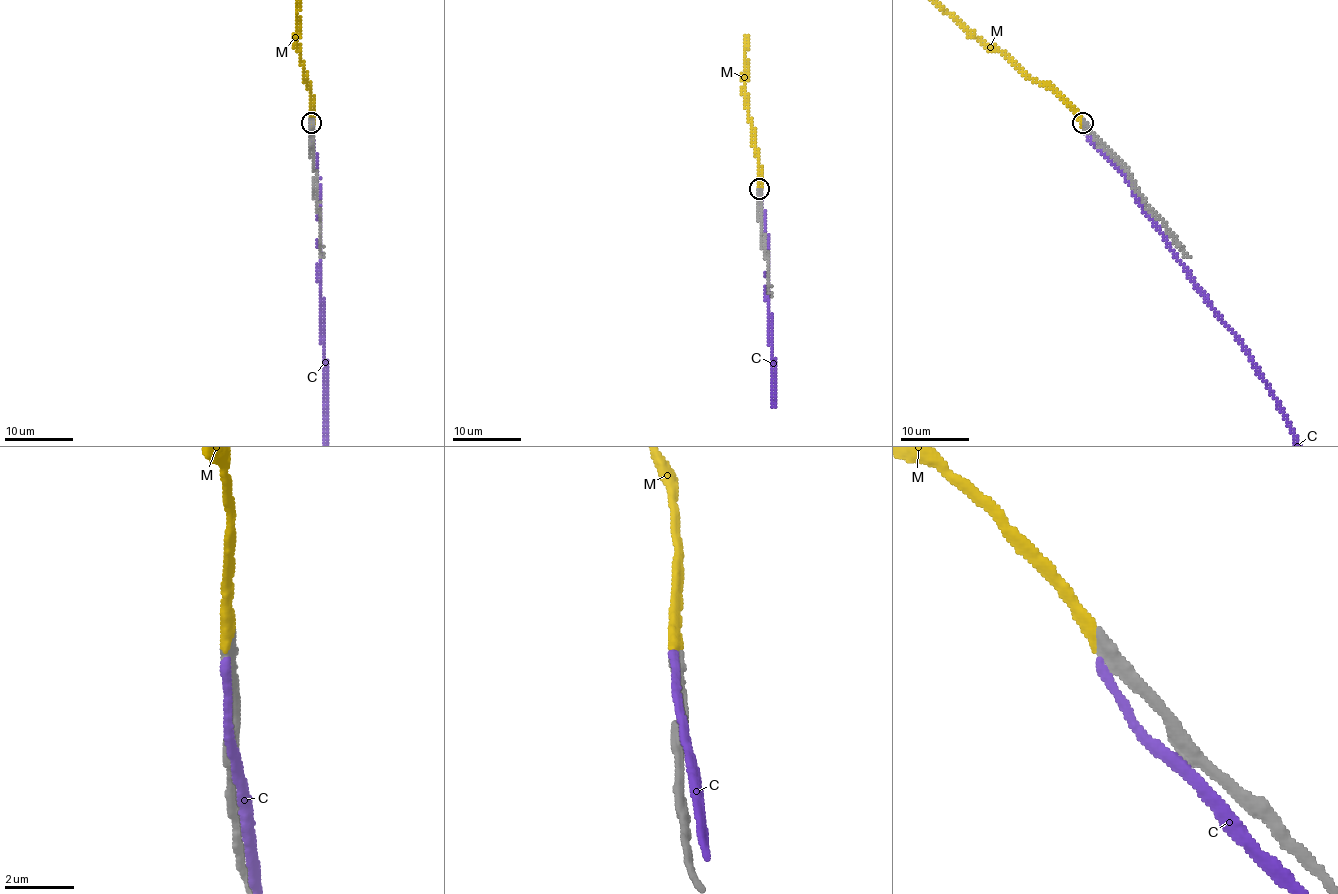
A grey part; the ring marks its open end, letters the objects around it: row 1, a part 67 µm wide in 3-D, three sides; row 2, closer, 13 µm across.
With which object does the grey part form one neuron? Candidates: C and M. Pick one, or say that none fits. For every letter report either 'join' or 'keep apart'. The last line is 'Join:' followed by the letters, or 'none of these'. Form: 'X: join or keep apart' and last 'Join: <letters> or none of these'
C: keep apart
M: join
Join: M

